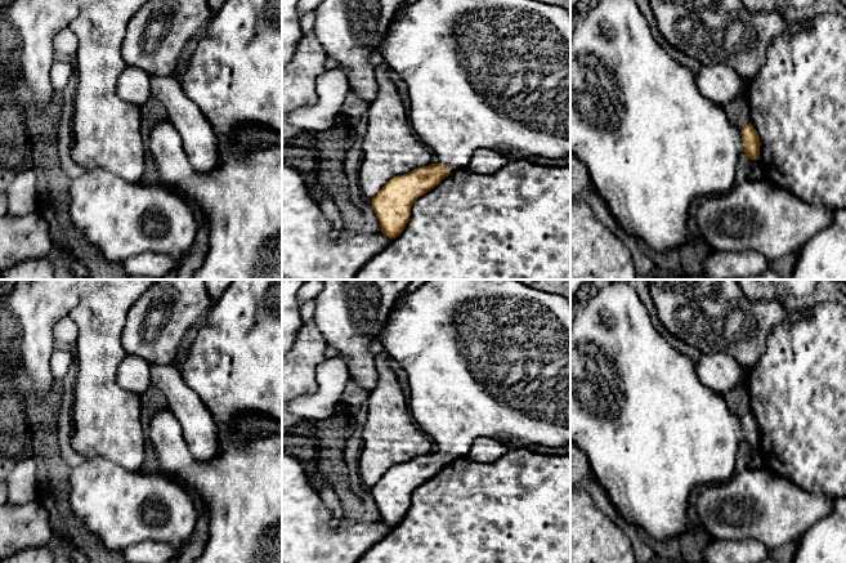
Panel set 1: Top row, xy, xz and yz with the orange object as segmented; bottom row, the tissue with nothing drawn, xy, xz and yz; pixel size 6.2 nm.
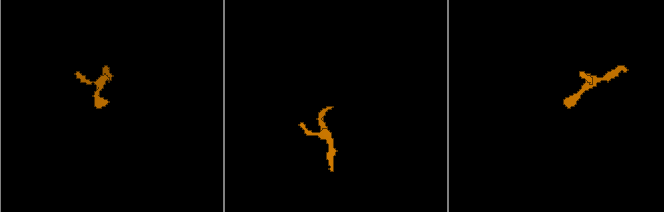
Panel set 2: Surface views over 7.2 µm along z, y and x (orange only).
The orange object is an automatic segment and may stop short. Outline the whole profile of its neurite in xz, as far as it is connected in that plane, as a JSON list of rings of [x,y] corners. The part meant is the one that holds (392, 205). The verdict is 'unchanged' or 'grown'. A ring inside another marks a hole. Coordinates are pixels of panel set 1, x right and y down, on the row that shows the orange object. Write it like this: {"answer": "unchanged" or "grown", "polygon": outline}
{"answer": "grown", "polygon": [[[417,0],[403,8],[398,21],[391,21],[380,46],[390,71],[399,75],[409,95],[409,121],[420,140],[437,157],[437,162],[391,178],[373,198],[371,205],[380,222],[381,232],[389,238],[399,236],[409,220],[413,202],[460,169],[467,169],[478,148],[489,148],[507,157],[541,156],[560,158],[570,155],[570,13],[564,8],[536,0]]]}

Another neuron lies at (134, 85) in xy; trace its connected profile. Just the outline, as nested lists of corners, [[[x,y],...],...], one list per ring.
[[[127,66],[117,80],[117,95],[142,107],[152,98],[151,76],[143,70]]]

